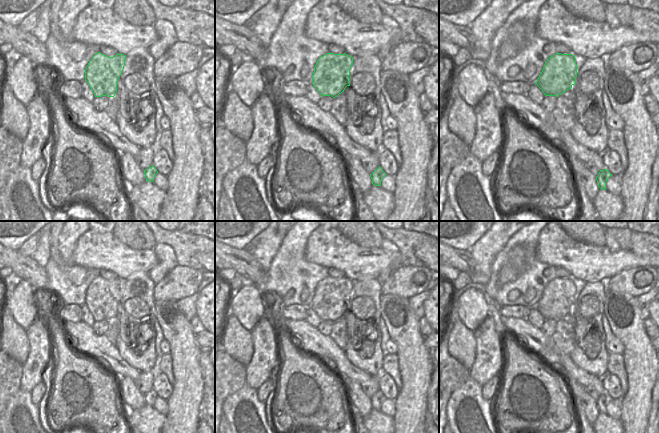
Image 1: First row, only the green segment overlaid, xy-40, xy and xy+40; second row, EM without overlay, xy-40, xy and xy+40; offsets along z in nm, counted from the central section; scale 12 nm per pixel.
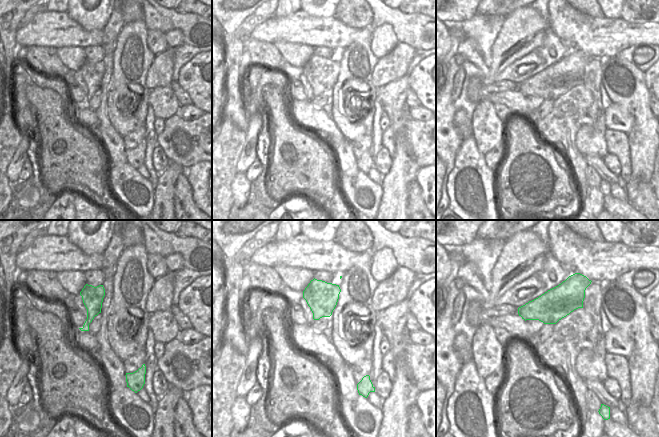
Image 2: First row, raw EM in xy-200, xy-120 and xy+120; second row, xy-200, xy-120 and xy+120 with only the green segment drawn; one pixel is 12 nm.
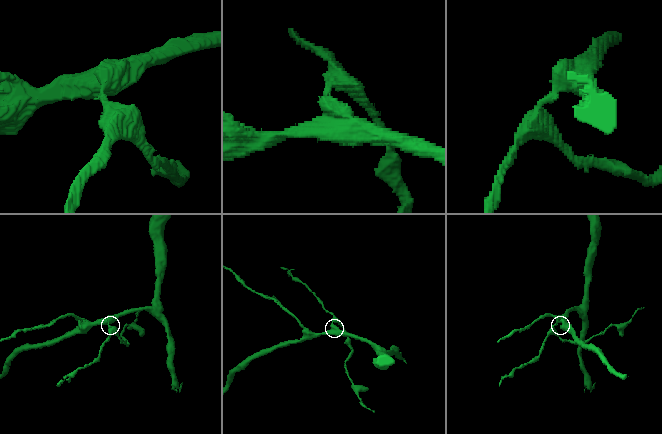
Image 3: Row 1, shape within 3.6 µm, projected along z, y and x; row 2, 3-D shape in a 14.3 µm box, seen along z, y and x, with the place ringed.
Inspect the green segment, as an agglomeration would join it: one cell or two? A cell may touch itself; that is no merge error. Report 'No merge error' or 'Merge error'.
Merge error.

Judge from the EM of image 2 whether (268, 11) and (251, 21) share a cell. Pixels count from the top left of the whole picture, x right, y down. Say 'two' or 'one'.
one

